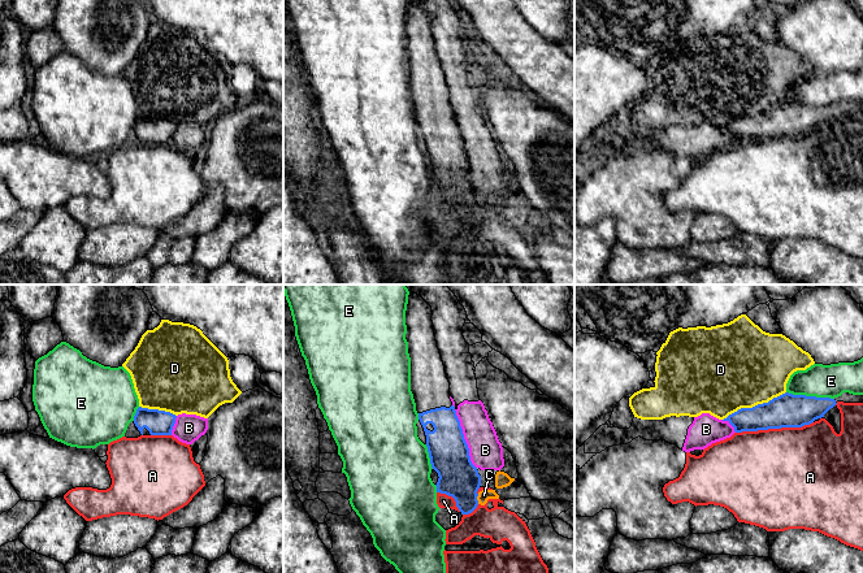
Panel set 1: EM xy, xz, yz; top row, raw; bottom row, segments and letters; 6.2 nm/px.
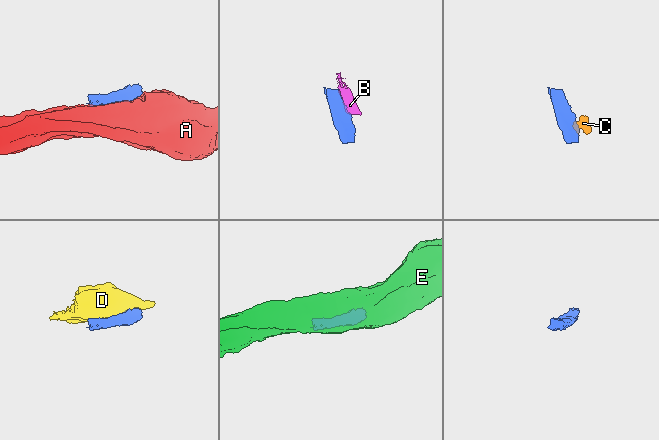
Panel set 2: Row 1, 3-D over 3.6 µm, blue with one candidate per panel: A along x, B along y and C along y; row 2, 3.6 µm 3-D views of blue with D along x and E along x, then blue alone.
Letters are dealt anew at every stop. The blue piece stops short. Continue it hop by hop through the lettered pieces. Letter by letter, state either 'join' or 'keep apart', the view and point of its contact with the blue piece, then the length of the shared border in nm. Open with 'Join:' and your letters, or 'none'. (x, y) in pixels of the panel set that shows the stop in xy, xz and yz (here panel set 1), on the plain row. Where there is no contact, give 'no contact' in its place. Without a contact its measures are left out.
Join: none
A: keep apart; contact yz (773, 137); length 480 nm
B: keep apart; contact xz (464, 148); length 400 nm
C: keep apart; contact xz (476, 208); length 60 nm
D: keep apart; contact yz (755, 114); length 440 nm
E: keep apart; contact yz (810, 105); length 300 nm

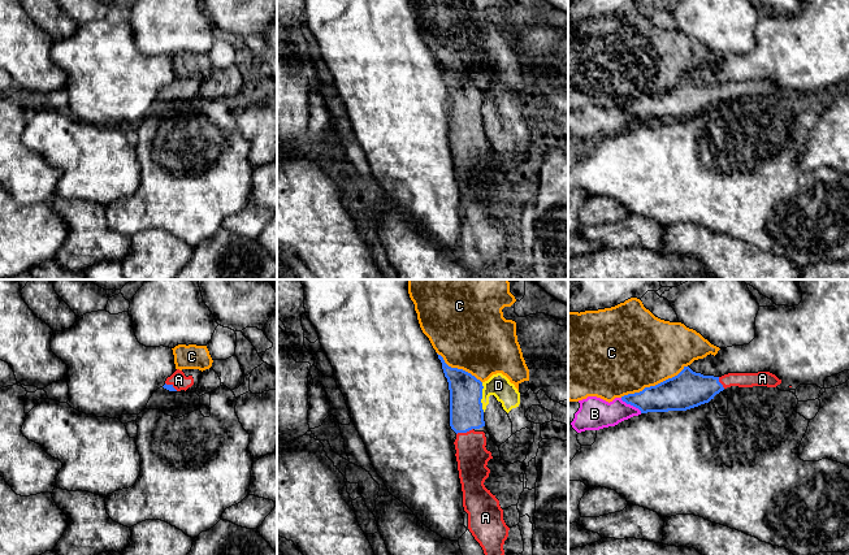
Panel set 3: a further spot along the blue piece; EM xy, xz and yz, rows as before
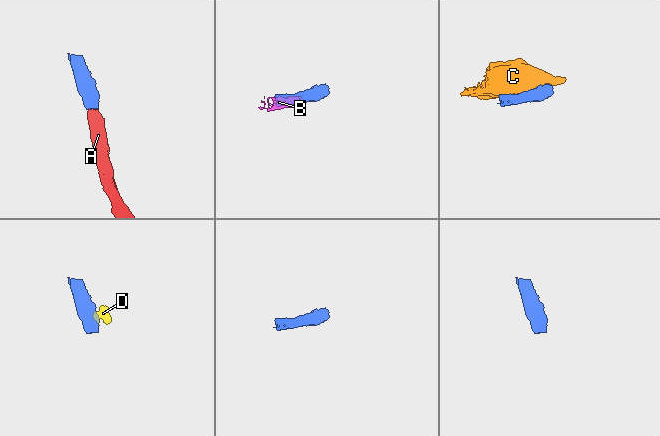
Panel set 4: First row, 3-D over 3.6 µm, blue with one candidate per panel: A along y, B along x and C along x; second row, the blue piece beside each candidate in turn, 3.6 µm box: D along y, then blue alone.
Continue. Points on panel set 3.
Join: A
A: join; contact xz (464, 141); length 110 nm
B: keep apart; contact yz (631, 113); length 160 nm
C: keep apart; contact yz (653, 95); length 460 nm
D: keep apart; contact xz (481, 105); length 180 nm

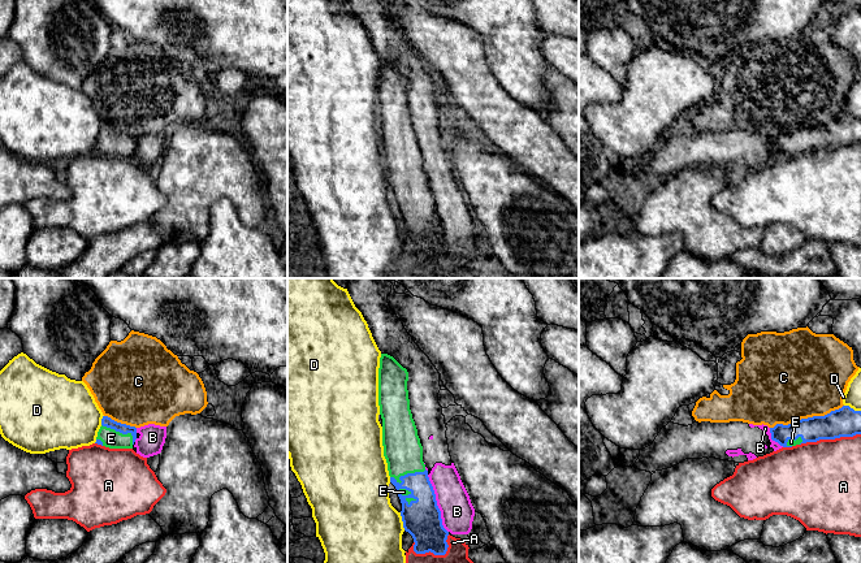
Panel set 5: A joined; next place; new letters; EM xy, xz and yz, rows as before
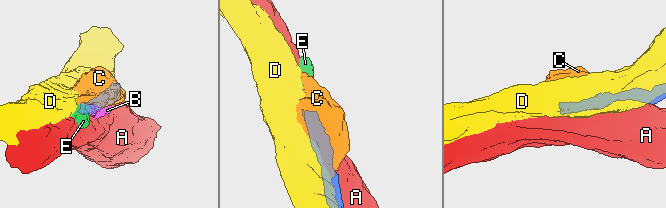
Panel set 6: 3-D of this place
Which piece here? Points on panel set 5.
Join: E
A: keep apart; contact yz (830, 147); length 380 nm
B: keep apart; contact xz (436, 212); length 380 nm
C: keep apart; contact yz (808, 126); length 480 nm
D: keep apart; contact xz (402, 229); length 120 nm
E: join; contact xz (407, 182); length 220 nm

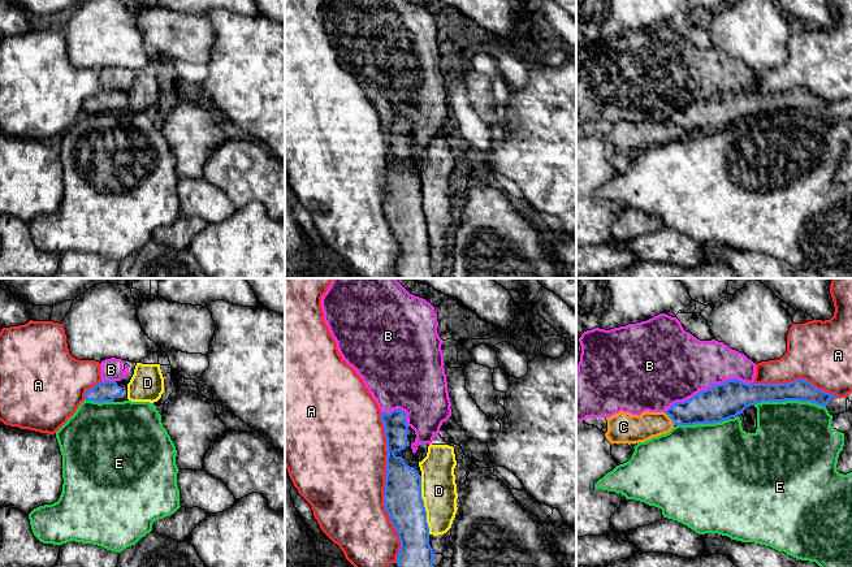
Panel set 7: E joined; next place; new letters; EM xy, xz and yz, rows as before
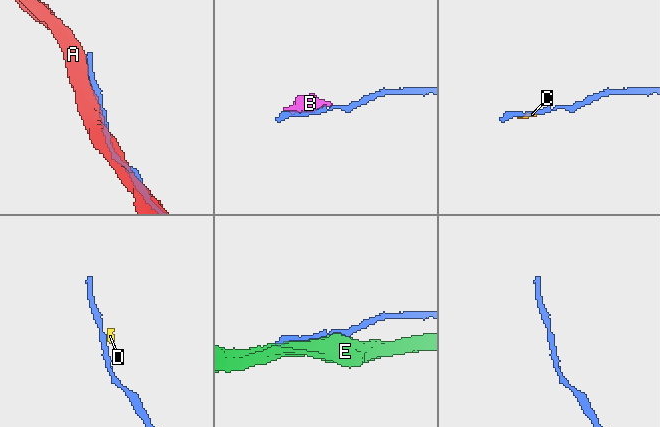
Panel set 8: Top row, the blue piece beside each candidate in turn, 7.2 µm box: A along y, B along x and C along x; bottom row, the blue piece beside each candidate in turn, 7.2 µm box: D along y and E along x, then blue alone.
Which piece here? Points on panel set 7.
Join: none
A: keep apart; contact xz (385, 197); length 950 nm
B: keep apart; contact yz (706, 98); length 550 nm
C: keep apart; contact yz (670, 126); length 100 nm
D: keep apart; contact xz (423, 213); length 360 nm
E: keep apart; contact yz (790, 108); length 440 nm

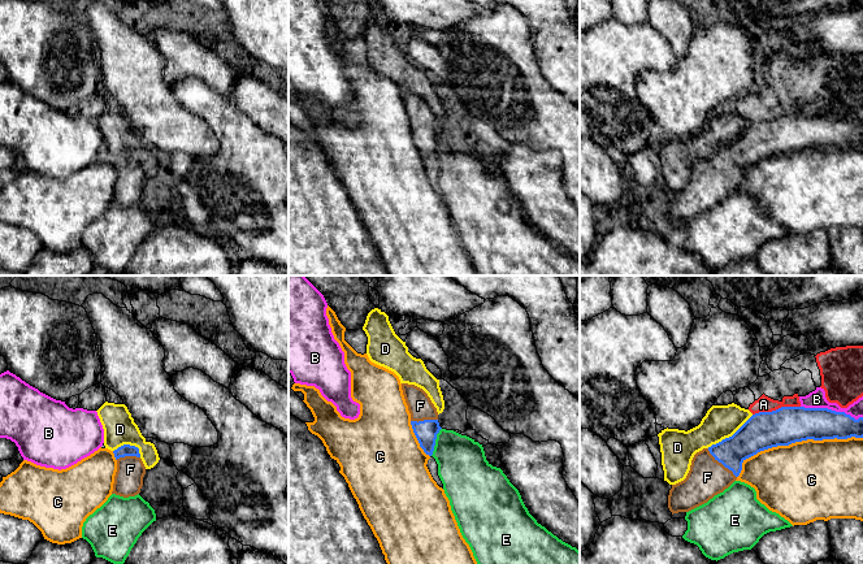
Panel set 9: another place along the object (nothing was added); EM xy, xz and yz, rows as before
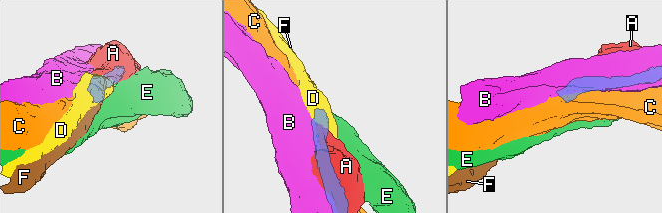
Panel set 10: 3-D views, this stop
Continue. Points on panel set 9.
Join: F
A: keep apart; contact yz (776, 118); length 300 nm
B: keep apart; contact yz (831, 118); length 400 nm
C: keep apart; contact yz (794, 151); length 800 nm
D: keep apart; contact yz (729, 146); length 360 nm
E: keep apart; contact xz (434, 151); length 190 nm
F: join; contact yz (721, 172); length 260 nm

